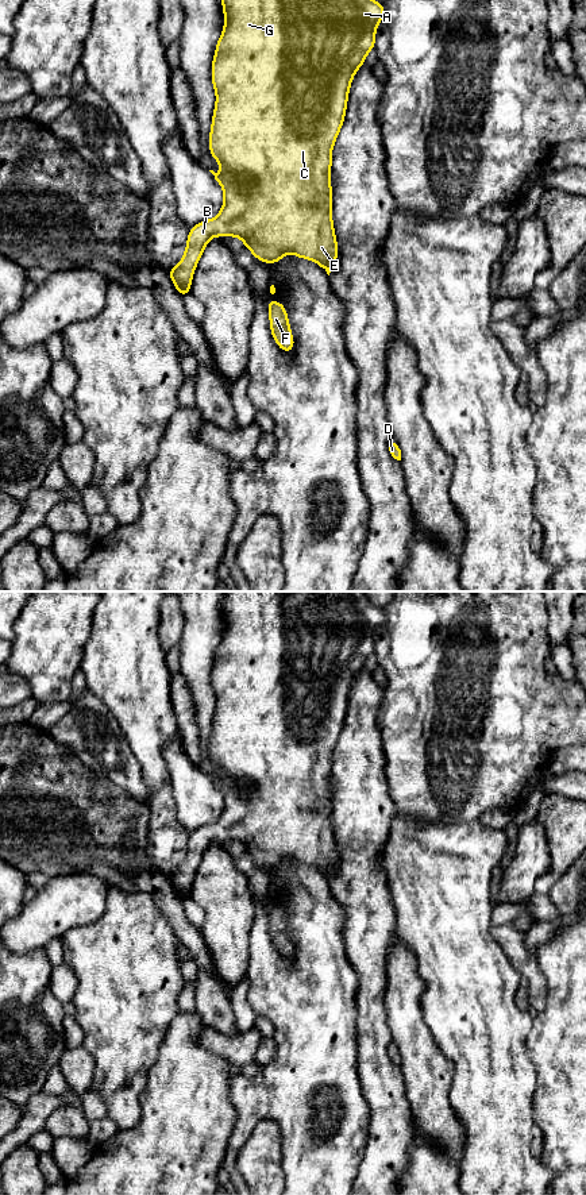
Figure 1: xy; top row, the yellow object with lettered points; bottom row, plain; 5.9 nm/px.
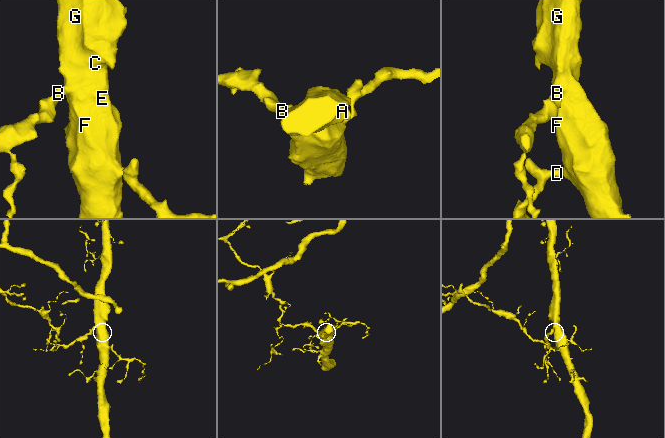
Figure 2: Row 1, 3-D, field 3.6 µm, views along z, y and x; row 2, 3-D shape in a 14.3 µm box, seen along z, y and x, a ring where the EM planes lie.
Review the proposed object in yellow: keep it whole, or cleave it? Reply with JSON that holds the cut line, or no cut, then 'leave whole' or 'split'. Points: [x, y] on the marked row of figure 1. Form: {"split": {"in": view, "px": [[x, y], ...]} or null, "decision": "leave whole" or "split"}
{"split": null, "decision": "leave whole"}

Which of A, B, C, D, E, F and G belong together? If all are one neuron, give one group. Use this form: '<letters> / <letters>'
A B C D E F G

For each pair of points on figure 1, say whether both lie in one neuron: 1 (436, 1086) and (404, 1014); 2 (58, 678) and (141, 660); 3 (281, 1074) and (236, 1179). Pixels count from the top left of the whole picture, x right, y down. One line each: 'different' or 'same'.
1: same
2: different
3: same

